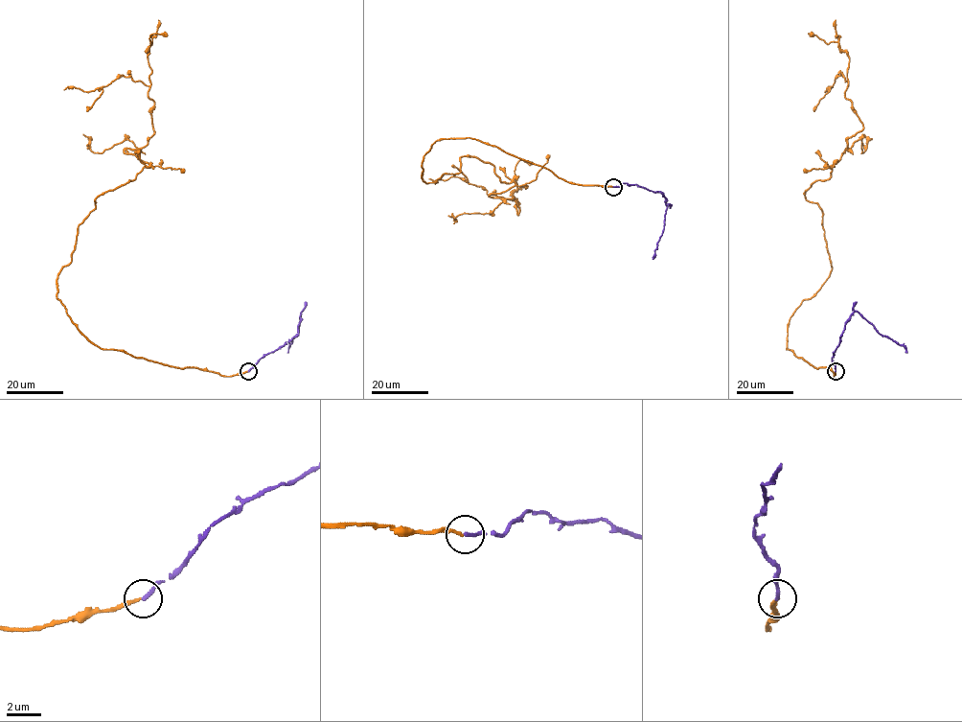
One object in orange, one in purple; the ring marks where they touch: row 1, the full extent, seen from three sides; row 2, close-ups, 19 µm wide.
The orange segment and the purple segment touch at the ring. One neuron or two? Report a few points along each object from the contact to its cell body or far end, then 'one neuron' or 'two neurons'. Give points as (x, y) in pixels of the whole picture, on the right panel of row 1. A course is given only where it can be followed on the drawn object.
orange via (835, 371), (786, 349), (831, 270), (805, 191), (863, 128), (843, 77), (827, 89) | purple via (835, 371), (833, 352), (839, 344), (846, 321), (855, 312), (859, 313), (877, 331), (901, 344), (907, 353) | one neuron

